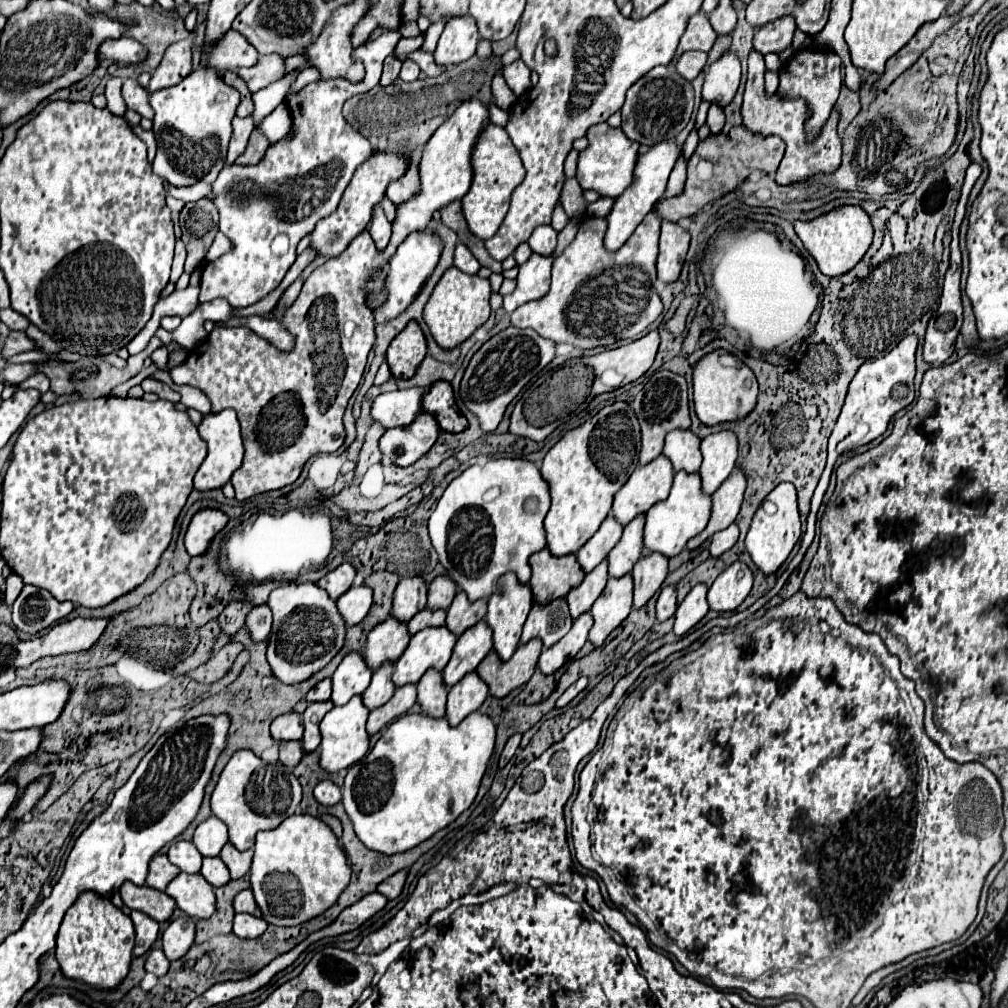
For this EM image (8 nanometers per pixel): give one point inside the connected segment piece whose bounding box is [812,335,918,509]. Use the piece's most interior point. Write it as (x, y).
(881, 388)

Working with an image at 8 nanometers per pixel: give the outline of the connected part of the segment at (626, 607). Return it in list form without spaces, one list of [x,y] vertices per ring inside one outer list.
[[[626,573],[624,577],[610,577],[604,593],[600,599],[592,605],[590,613],[594,617],[594,627],[590,629],[590,641],[598,647],[604,643],[604,639],[610,635],[612,629],[616,629],[630,613],[632,609],[632,589],[634,579],[632,573]]]

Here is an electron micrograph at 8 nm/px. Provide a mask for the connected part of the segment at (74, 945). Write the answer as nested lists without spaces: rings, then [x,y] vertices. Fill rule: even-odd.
[[[82,891],[76,903],[66,911],[56,937],[56,957],[62,973],[70,979],[82,979],[102,989],[116,987],[128,973],[134,947],[132,919],[108,897],[94,891]]]

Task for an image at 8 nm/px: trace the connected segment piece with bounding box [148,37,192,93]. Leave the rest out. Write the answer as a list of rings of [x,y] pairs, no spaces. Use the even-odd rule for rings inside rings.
[[[188,37],[182,43],[174,43],[166,49],[164,59],[160,61],[160,65],[156,67],[156,71],[150,79],[150,85],[148,85],[150,93],[176,85],[182,77],[186,77],[186,73],[192,71],[190,47],[192,47],[192,39]]]

